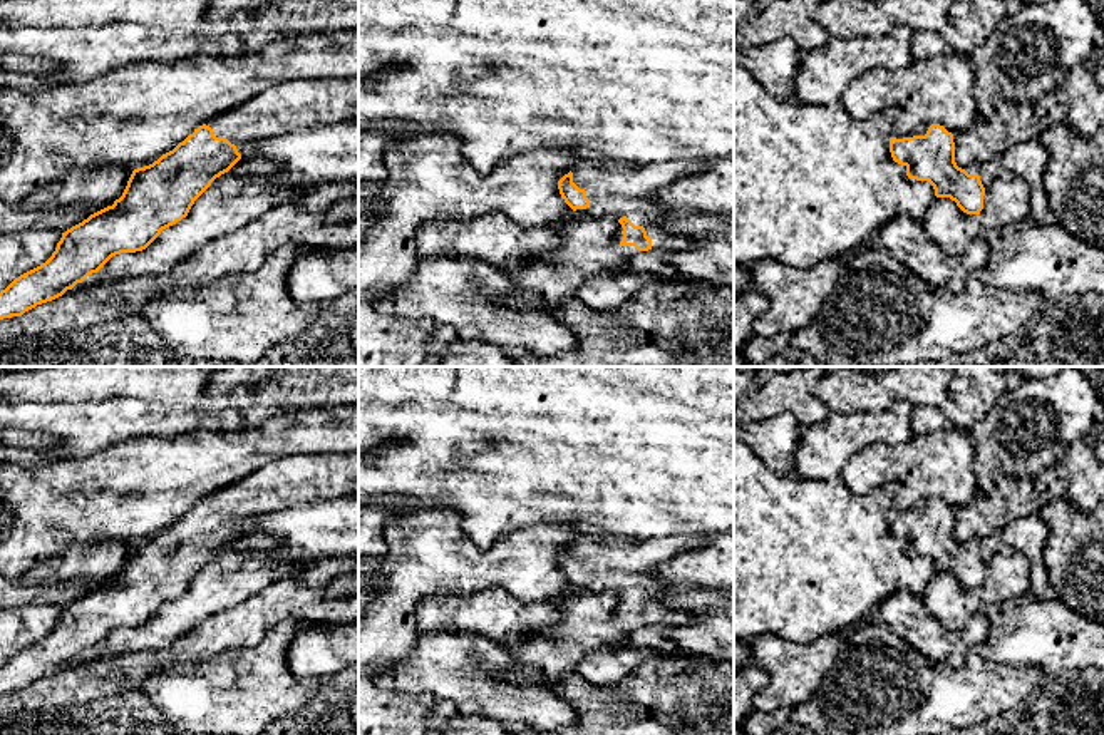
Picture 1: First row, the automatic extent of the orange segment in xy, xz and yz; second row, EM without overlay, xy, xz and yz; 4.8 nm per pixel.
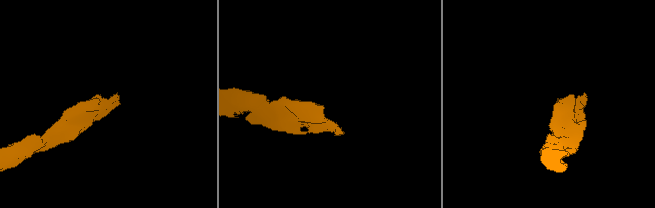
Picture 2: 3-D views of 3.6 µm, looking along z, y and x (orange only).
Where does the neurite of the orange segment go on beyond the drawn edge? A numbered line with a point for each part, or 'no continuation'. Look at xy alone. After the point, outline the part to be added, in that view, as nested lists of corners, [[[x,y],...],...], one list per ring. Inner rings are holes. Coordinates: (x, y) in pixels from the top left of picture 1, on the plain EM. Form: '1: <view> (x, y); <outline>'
1: xy (290, 481); [[[359,454],[291,455],[268,462],[246,479],[208,496],[216,512],[236,521],[241,532],[260,516],[288,509],[291,506],[359,494]]]

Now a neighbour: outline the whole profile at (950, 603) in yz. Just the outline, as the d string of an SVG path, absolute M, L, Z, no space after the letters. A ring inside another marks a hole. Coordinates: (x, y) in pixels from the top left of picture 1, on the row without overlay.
M1002 544L985 563L983 584L963 588L950 573L936 573L923 593L923 606L947 630L960 633L967 621L987 604L1005 604L1024 599L1030 593L1029 559Z

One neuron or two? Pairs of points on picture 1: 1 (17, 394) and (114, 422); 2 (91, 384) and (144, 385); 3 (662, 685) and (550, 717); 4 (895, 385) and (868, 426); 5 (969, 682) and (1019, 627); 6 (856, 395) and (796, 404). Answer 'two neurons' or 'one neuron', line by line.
1: two neurons
2: one neuron
3: two neurons
4: two neurons
5: two neurons
6: two neurons

